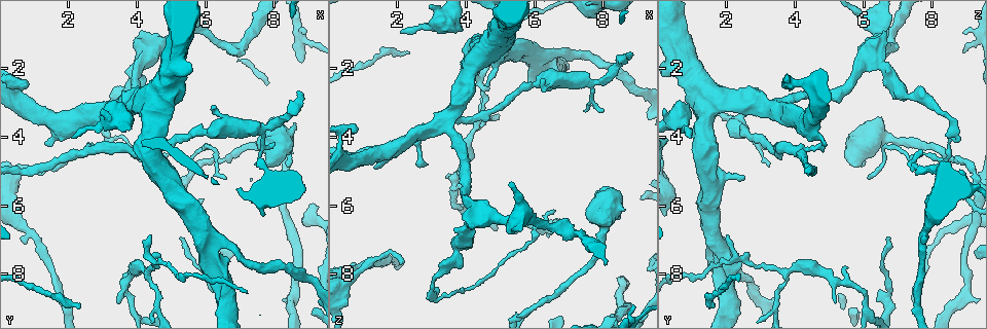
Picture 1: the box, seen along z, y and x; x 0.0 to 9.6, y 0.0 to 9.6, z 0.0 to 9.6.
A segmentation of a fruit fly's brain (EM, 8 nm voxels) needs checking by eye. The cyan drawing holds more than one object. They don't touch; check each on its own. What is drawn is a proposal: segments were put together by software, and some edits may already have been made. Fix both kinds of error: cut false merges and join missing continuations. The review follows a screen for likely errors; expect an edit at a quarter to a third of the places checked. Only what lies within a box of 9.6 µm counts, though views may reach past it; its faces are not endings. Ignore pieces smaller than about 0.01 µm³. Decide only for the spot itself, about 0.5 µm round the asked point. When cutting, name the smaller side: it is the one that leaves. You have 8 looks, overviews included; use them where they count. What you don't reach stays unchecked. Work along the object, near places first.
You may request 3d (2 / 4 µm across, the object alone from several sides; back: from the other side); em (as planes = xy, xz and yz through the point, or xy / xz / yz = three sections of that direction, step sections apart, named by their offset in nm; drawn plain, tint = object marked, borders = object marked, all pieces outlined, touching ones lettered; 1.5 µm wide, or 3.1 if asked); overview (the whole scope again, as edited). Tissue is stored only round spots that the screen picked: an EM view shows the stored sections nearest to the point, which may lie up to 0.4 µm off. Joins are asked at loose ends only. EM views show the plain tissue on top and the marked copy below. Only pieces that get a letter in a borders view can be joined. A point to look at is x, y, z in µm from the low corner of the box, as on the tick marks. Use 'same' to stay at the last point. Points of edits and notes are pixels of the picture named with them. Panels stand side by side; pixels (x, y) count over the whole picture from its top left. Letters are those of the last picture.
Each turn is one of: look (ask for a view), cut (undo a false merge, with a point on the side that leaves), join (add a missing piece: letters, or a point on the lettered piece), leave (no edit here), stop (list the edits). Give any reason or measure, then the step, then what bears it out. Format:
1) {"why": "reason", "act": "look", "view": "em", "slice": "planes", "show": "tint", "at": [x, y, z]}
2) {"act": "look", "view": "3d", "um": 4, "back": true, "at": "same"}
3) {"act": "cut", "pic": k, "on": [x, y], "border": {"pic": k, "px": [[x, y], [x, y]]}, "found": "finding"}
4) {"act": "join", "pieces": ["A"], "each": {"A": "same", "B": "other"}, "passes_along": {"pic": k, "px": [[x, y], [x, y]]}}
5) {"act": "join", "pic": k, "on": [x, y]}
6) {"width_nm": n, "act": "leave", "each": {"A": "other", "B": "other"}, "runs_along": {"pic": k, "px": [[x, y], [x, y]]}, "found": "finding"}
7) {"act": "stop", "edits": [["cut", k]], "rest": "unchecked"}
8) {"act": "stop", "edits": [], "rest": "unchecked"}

{"why": "branch stops here", "act": "look", "view": "em", "slice": "yz", "step": 4, "show": "borders", "at": [6.65, 8.60, 6.40]}

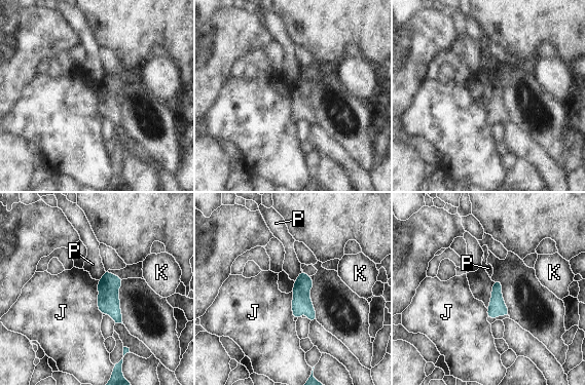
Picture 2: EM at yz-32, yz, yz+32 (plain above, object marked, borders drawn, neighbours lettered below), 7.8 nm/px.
{"longest_contact_nm": ["J", 280], "act": "leave", "each": {"J": "other", "K": "other", "P": "other"}, "found": "no lettered piece goes on from it"}

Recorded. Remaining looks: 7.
{"why": "branch stops here", "act": "look", "view": "em", "slice": "planes", "show": "borders", "at": [5.20, 6.95, 6.75]}

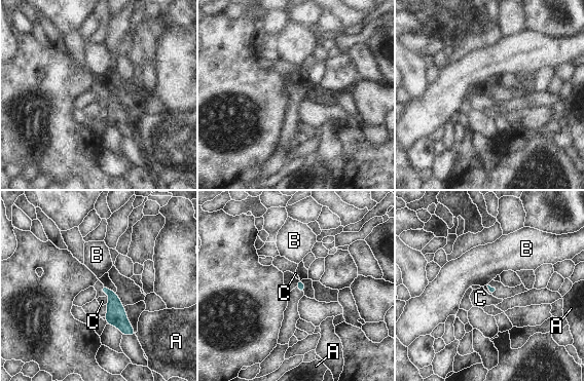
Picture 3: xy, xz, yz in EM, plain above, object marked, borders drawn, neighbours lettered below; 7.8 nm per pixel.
{"act": "leave", "each": {"A": "other", "B": "other", "C": "other"}, "runs_along": {"pic": 3, "px": [[107, 291], [117, 317], [132, 333]]}, "found": "none of them fits"}

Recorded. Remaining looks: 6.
{"why": "thin end", "act": "look", "view": "em", "slice": "yz", "step": 4, "show": "borders", "at": [6.55, 5.25, 6.15]}

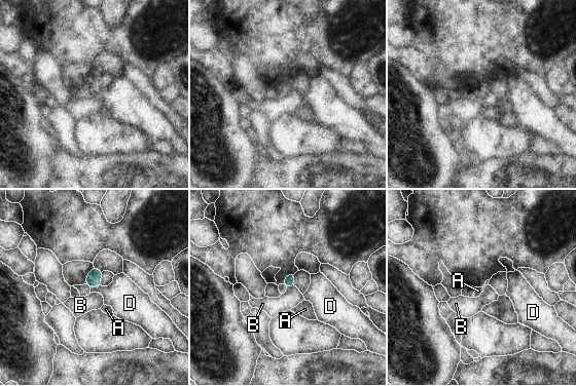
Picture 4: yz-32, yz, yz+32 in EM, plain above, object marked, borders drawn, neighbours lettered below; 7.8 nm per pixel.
{"act": "join", "pieces": ["B"], "each": {"A": "other", "B": "same", "D": "other"}, "passes_along": {"pic": 4, "px": [[289, 280], [290, 285], [292, 297]]}, "found": "it goes on there"}

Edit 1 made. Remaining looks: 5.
{"act": "stop", "edits": [["join", 4]], "rest": "unchecked"}

